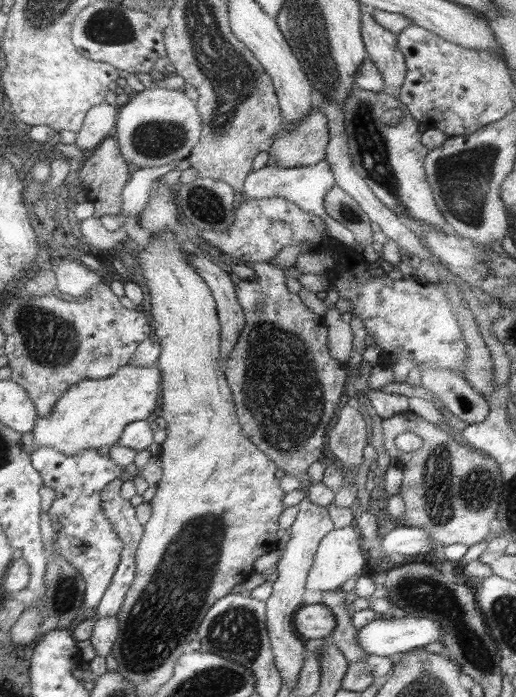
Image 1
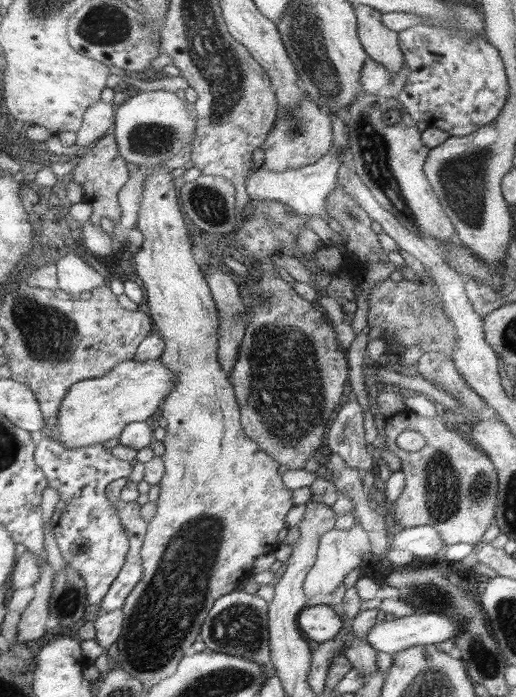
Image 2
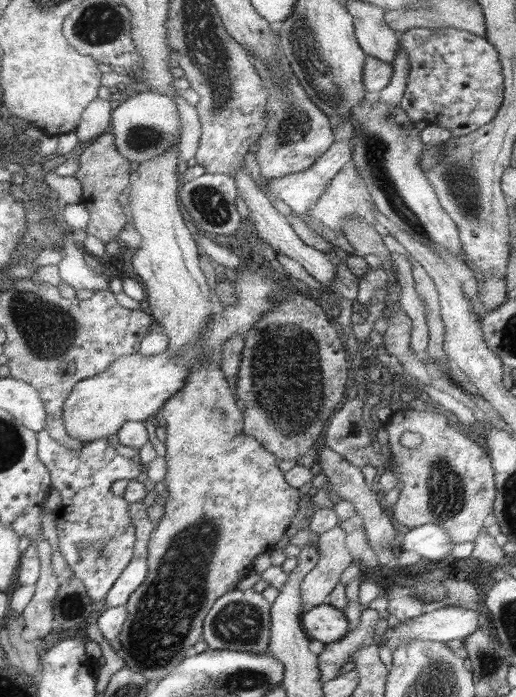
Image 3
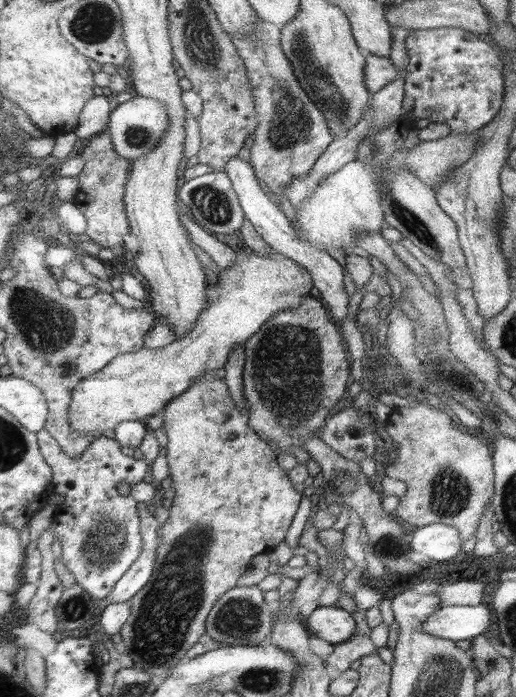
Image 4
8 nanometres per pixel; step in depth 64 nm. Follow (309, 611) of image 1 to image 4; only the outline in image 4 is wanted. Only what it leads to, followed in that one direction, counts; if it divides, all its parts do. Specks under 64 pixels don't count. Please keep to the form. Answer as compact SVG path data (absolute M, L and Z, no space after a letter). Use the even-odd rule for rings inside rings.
M323 606L309 618L309 630L331 646L345 644L357 636L357 620L351 612L335 606Z

